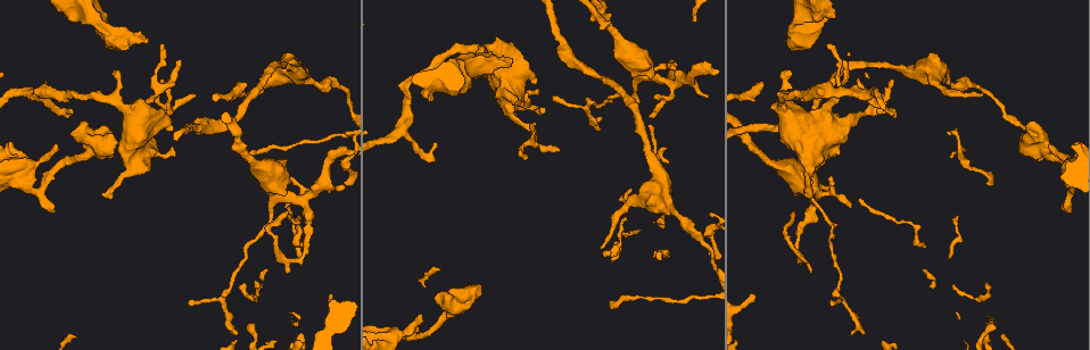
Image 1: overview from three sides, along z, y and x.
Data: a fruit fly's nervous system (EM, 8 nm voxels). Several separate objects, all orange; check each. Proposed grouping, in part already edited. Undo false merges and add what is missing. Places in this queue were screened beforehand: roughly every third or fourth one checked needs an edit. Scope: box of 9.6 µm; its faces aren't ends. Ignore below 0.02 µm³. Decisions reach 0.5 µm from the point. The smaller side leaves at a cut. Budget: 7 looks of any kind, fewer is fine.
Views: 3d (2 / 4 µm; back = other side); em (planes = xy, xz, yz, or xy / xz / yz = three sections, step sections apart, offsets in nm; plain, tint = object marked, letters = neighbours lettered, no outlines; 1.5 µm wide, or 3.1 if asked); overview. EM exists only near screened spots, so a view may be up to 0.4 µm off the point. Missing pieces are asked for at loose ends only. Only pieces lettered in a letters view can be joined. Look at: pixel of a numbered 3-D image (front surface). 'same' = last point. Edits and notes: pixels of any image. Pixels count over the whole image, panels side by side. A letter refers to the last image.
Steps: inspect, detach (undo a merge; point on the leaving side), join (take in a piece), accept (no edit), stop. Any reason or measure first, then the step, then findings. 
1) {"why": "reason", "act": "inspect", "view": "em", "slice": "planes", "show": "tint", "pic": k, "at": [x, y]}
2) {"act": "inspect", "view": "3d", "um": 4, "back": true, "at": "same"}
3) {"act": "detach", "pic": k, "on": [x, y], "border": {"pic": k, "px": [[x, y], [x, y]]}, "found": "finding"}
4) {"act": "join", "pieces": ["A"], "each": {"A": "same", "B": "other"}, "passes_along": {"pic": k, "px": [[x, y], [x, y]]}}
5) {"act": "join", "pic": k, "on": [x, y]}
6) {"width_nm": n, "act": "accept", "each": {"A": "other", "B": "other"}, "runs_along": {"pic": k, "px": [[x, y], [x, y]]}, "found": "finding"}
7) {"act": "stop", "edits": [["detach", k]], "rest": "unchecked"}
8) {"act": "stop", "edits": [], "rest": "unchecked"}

{"why": "thin end", "act": "inspect", "view": "3d", "um": 4, "pic": 1, "at": [610, 308]}

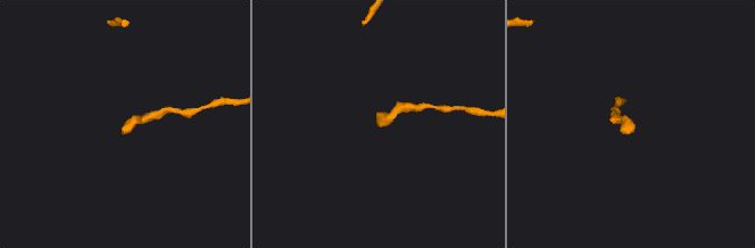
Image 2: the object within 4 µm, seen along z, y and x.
{"why": "now the EM", "act": "inspect", "view": "em", "slice": "yz", "step": 8, "show": "tint", "pic": 2, "at": [632, 131]}

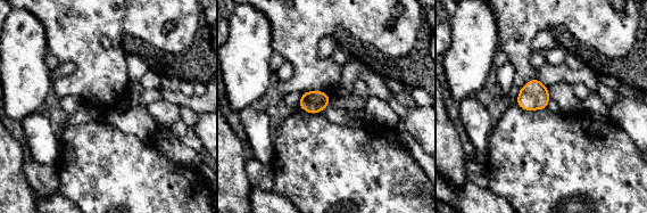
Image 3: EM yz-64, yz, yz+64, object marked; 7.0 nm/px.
{"act": "inspect", "view": "em", "slice": "planes", "show": "letters", "at": "same"}

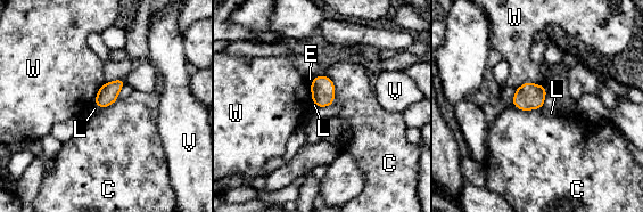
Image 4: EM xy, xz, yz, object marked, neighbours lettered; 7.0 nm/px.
{"act": "accept", "each": {"C": "other", "E": "other", "L": "other", "V": "other", "W": "other"}, "border": {"pic": 4, "px": [[323, 75], [334, 83], [334, 103]]}, "found": "none of them fits"}

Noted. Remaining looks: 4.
{"why": "end of a long branch", "act": "inspect", "view": "3d", "um": 4, "back": true, "pic": 1, "at": [793, 210]}

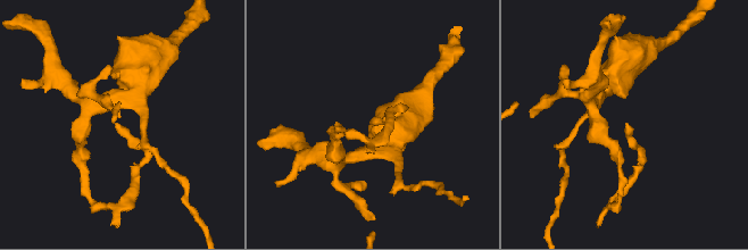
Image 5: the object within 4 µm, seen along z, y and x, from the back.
{"act": "inspect", "view": "em", "slice": "xz", "step": 4, "show": "tint", "pic": 5, "at": [628, 123]}

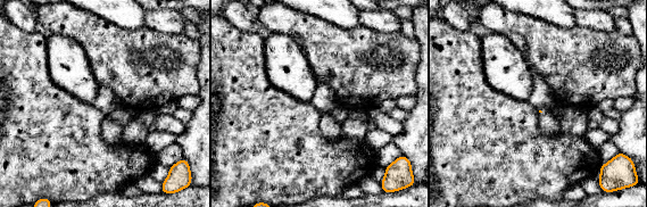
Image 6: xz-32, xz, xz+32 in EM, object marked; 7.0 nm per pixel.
{"why": "cut it another way", "act": "inspect", "view": "em", "slice": "planes", "show": "letters", "at": "same"}

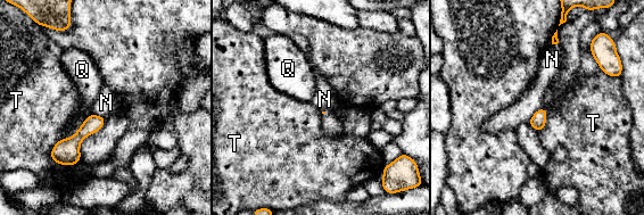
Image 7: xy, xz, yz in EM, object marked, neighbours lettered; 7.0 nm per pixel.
{"longest_contact_nm": ["Q", 280], "act": "accept", "each": {"N": "other", "Q": "other", "T": "other"}, "found": "none of them fits"}

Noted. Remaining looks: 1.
{"act": "stop", "edits": [], "rest": "unchecked"}

